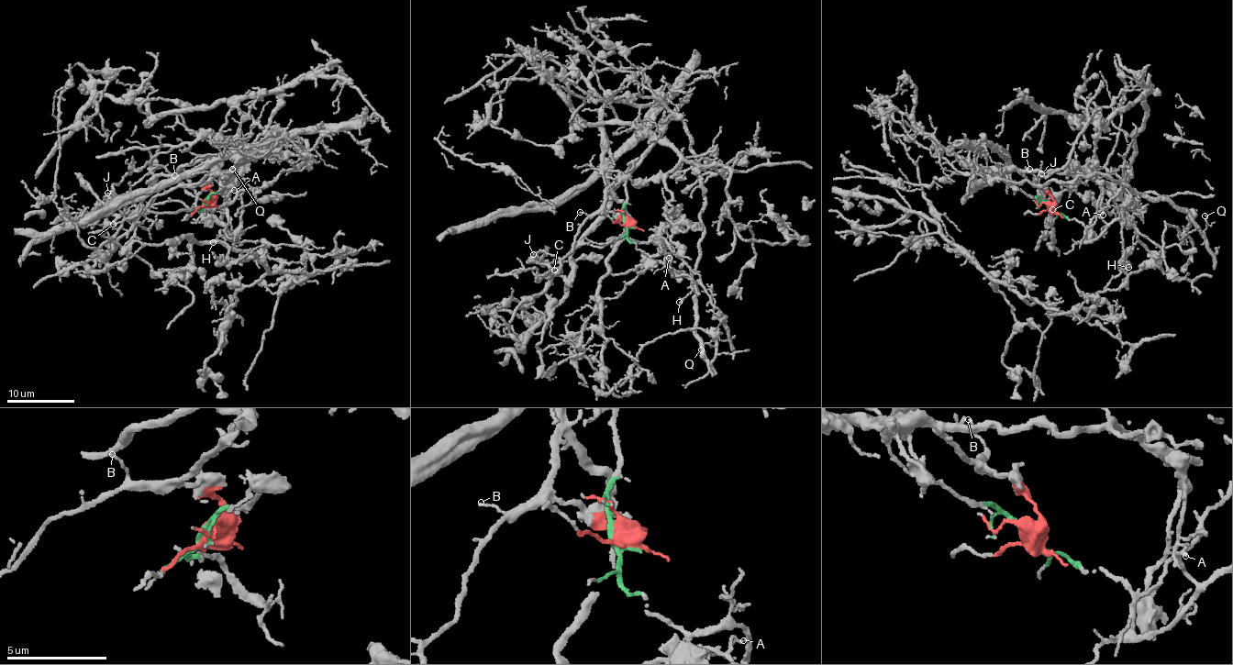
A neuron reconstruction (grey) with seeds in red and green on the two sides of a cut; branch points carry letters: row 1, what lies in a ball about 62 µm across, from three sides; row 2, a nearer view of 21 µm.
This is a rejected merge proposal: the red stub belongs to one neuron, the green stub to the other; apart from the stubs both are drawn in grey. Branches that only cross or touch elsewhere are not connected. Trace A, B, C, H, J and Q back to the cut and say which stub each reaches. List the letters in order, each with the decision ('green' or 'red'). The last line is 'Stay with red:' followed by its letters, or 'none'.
A: green
B: red
C: red
H: green
J: red
Q: green
Stay with red: B, C, J

